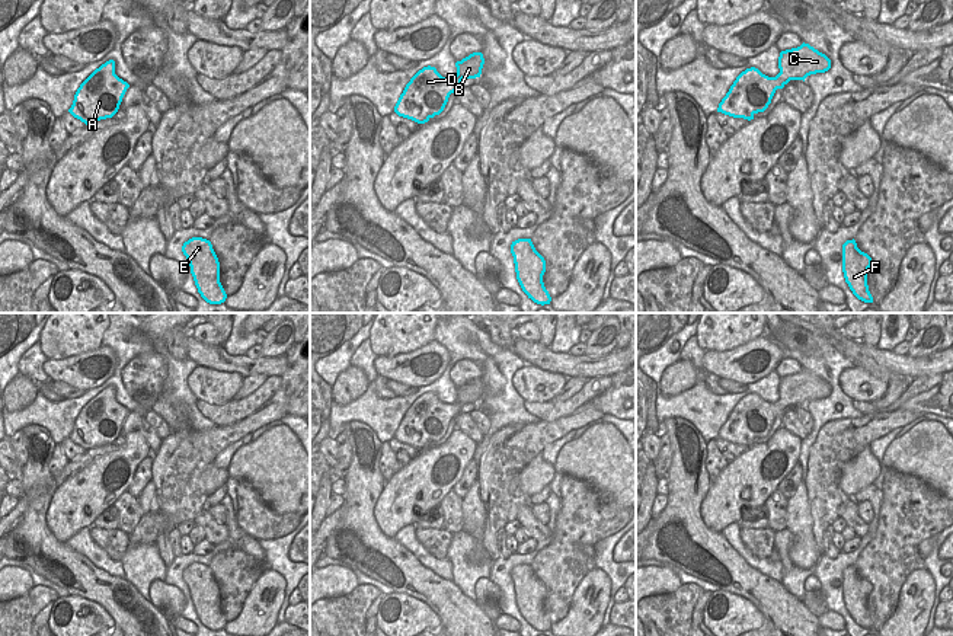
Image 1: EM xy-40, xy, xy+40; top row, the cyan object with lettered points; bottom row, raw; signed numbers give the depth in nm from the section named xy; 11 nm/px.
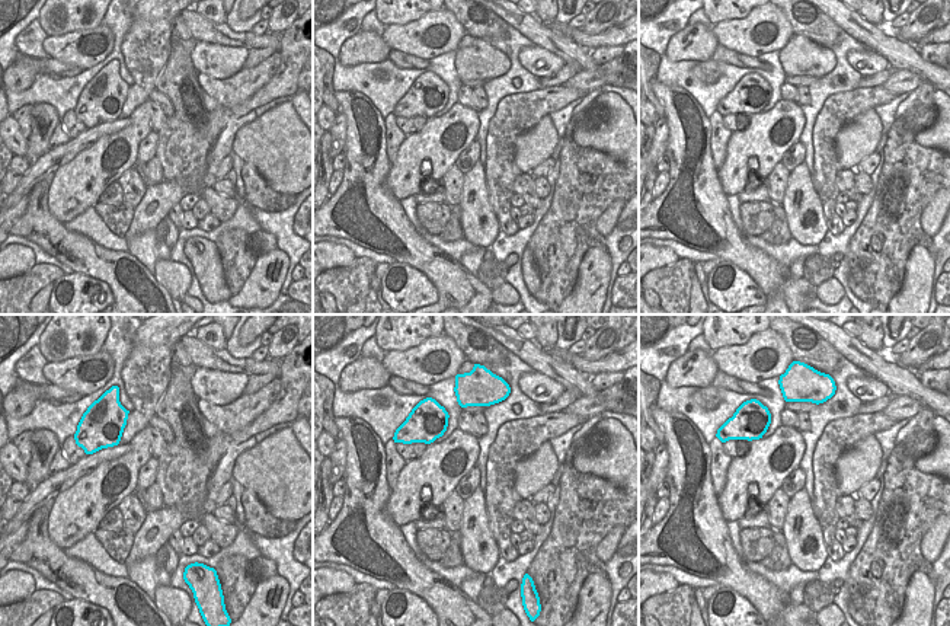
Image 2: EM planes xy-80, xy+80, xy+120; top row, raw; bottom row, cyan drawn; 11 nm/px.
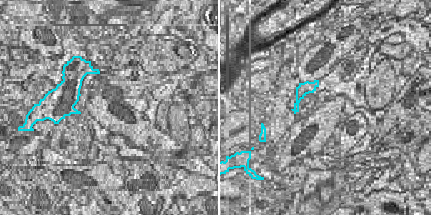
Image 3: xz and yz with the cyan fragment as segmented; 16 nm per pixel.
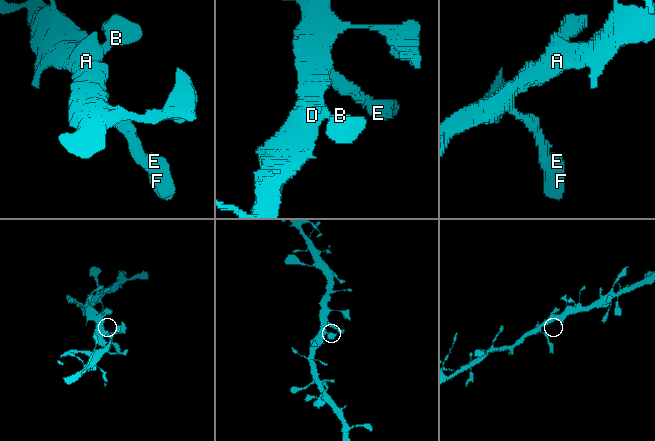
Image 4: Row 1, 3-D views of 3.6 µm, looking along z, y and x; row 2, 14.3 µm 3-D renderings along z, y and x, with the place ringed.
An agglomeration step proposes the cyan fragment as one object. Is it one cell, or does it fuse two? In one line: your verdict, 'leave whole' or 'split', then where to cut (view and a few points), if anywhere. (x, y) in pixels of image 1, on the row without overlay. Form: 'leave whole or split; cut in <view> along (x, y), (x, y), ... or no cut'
leave whole; no cut

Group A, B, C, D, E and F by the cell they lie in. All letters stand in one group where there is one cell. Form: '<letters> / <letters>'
A B C D E F

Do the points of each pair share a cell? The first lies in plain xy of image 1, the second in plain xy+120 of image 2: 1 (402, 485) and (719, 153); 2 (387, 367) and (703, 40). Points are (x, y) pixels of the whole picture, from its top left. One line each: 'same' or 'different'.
1: different
2: different

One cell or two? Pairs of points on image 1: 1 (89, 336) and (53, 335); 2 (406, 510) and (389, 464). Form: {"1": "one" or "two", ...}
{"1": "one", "2": "two"}

